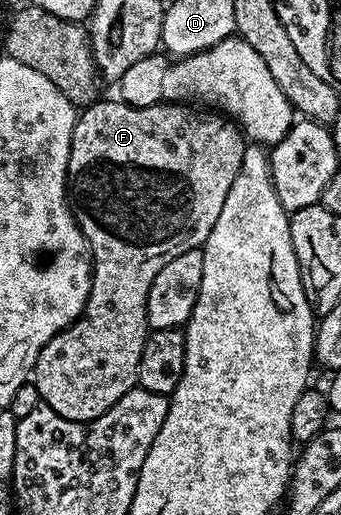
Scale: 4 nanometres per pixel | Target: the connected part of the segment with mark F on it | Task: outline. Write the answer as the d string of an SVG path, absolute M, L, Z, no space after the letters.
M120 98L114 100L98 99L97 103L90 104L77 117L77 125L71 138L71 154L69 155L69 179L67 181L67 196L71 201L73 217L89 243L89 254L93 257L93 281L85 308L81 317L71 326L67 326L39 354L31 373L31 384L37 387L40 403L46 404L55 414L80 424L99 418L123 394L127 394L137 384L139 358L143 354L145 339L151 331L147 318L147 294L151 290L151 282L155 282L155 274L171 262L171 258L179 258L179 254L187 254L187 250L195 250L204 245L207 234L211 234L211 226L215 226L215 218L219 218L219 210L223 210L223 202L227 202L227 190L231 190L231 182L235 182L235 174L239 174L239 166L243 162L243 154L247 147L246 137L240 127L230 117L216 110L202 110L197 106L190 106L184 102L162 102L152 104L146 108L136 108L125 103Z

